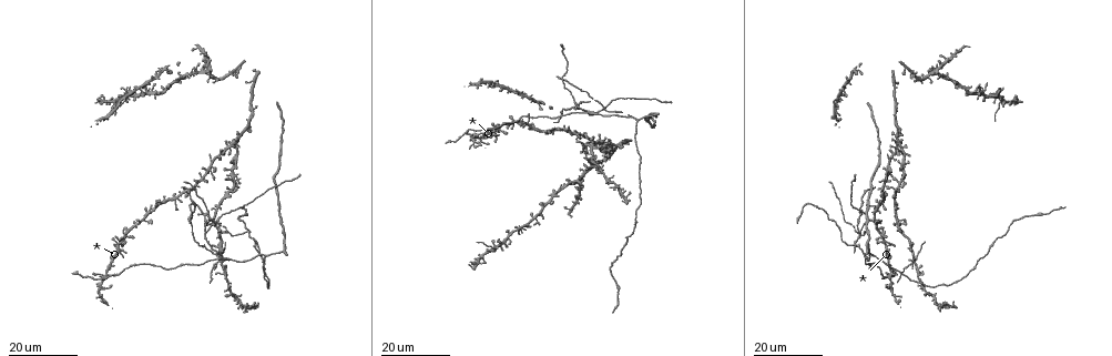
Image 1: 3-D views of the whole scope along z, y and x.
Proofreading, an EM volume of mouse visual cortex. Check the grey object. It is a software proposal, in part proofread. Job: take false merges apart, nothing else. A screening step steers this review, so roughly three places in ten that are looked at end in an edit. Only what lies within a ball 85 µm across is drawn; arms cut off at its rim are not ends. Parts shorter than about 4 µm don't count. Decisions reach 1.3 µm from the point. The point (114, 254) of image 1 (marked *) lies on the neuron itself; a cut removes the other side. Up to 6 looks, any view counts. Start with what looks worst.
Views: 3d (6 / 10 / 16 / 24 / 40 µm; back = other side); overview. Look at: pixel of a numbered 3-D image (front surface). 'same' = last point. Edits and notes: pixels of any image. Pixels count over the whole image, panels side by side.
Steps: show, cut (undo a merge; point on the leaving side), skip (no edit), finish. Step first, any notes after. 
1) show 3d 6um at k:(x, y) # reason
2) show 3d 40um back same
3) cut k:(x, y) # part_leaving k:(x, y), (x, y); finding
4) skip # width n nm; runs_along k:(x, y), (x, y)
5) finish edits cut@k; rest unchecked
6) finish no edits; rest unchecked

show 3d 24um at 1:(219, 261) # looks like a crossing

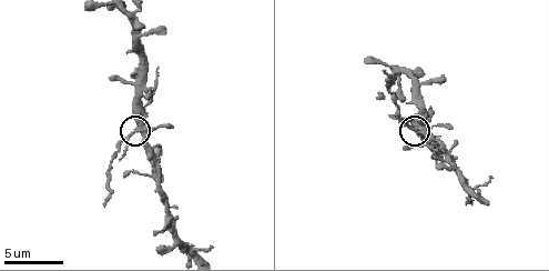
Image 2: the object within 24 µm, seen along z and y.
show 3d 10um at 2:(139, 130)

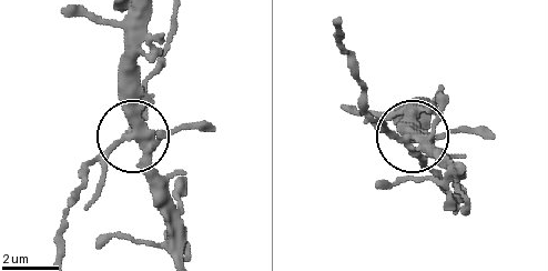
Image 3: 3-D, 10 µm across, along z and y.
cut 3:(103, 173) # arms 5; part_leaving 3:(397, 141), (366, 108), (342, 29); two neurons meet here

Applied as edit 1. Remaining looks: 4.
show overview

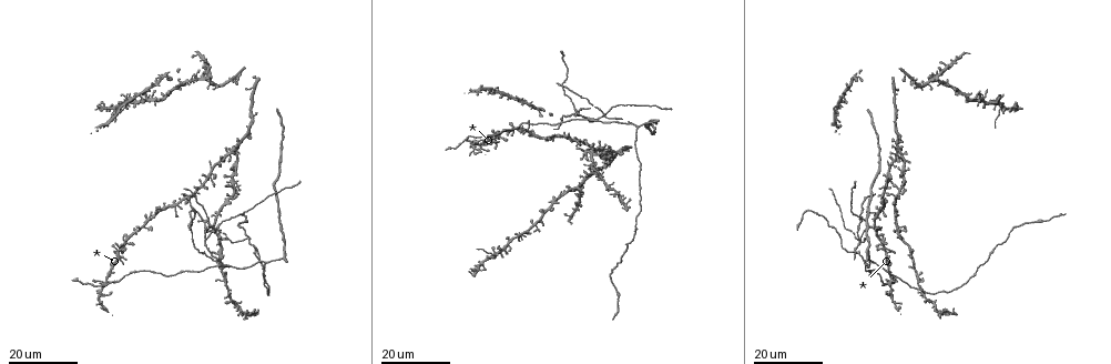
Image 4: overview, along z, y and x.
show 3d 16um at 4:(591, 120) # three-way junction

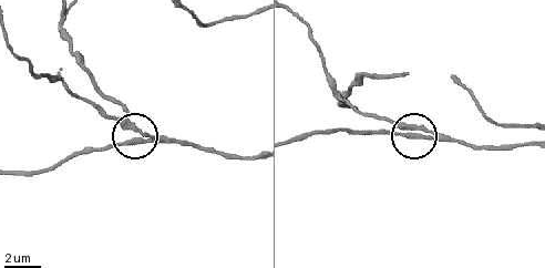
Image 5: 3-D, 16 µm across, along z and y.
show 3d 10um at 5:(139, 132)

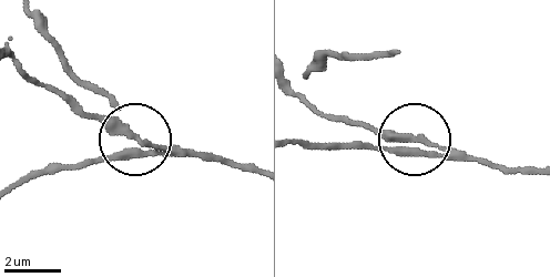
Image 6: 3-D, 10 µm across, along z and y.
skip # arms 3; runs_along 6:(295, 146), (414, 142), (347, 125); all the same neuron

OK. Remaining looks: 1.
finish edits cut@3; rest unchecked

